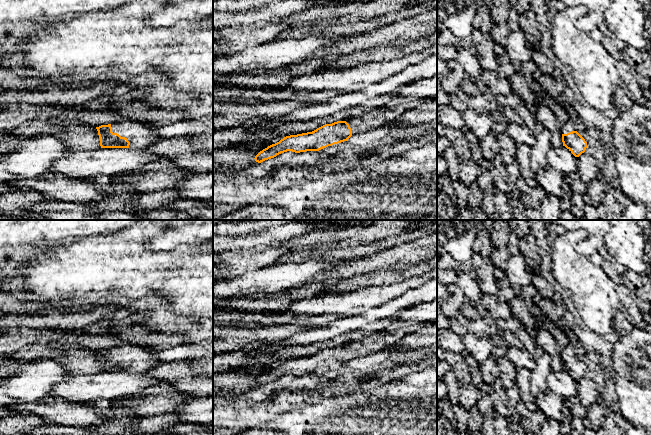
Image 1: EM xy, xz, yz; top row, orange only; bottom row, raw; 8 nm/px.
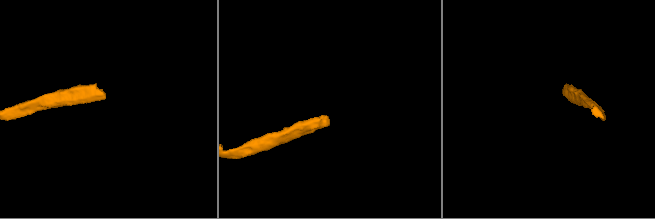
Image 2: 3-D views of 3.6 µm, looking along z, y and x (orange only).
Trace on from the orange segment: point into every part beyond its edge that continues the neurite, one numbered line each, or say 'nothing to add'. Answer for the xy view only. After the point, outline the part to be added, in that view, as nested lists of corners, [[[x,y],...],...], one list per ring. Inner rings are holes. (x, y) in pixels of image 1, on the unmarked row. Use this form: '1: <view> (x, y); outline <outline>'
1: xy (141, 360); outline [[[124,342],[119,346],[112,347],[111,351],[113,357],[128,363],[129,373],[133,374],[144,375],[160,363],[156,358],[159,350],[149,347],[130,345]]]

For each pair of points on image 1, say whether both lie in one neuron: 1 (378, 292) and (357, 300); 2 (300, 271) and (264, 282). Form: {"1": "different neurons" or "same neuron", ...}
{"1": "same neuron", "2": "same neuron"}

